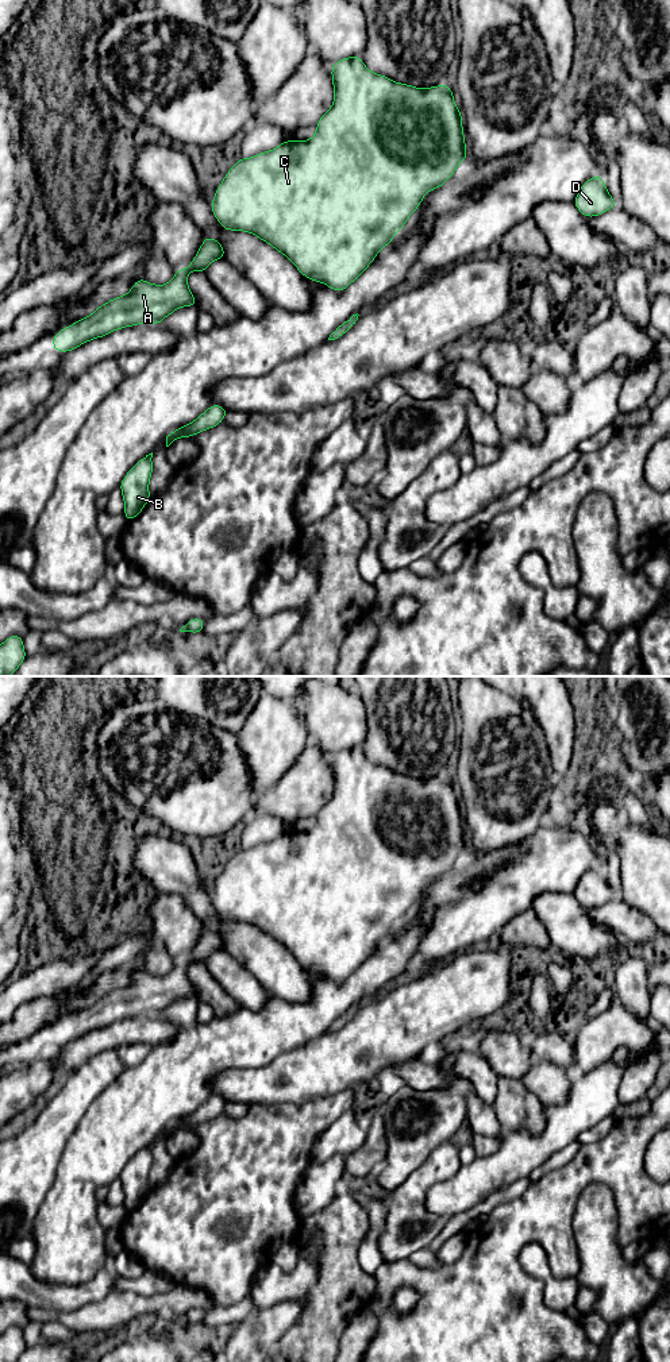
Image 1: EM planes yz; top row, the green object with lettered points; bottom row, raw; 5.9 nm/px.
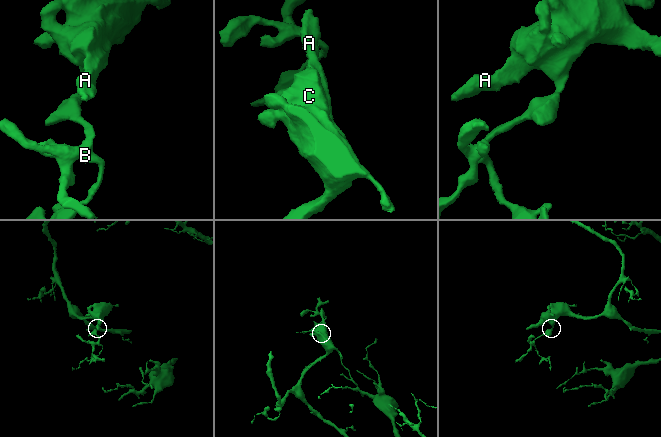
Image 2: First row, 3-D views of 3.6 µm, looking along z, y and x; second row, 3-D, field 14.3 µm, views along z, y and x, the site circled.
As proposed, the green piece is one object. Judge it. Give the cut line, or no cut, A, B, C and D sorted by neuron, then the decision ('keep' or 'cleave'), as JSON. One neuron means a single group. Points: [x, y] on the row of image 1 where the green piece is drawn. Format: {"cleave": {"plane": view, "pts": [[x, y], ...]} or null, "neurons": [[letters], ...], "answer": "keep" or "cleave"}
{"cleave": null, "neurons": [["A", "B", "C", "D"]], "answer": "keep"}

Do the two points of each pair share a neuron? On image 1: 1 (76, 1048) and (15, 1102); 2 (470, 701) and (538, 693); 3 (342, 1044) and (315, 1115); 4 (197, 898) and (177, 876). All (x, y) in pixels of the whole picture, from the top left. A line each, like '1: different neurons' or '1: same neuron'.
1: different neurons
2: different neurons
3: different neurons
4: same neuron

